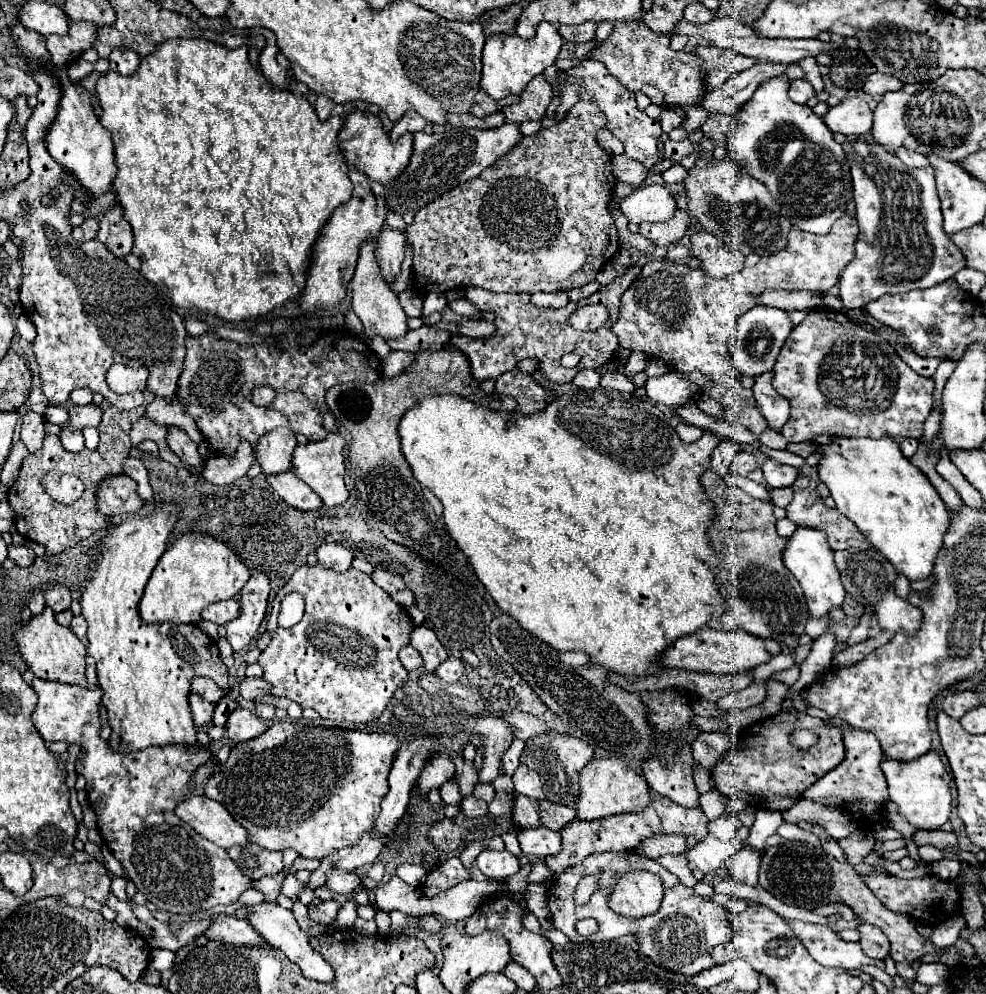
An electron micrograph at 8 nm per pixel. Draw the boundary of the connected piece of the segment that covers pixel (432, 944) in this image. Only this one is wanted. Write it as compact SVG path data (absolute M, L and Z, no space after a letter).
M433 933L433 935L427 935L427 939L425 939L427 949L431 949L437 957L437 963L435 963L435 969L433 969L435 973L437 973L437 967L441 967L441 963L443 963L443 955L441 955L441 949L439 949L441 939L443 939L443 933Z

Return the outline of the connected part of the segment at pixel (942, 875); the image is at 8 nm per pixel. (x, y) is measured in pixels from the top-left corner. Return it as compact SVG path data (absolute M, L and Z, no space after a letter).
M941 859L931 867L933 867L933 875L943 881L953 881L961 871L961 863L957 859Z

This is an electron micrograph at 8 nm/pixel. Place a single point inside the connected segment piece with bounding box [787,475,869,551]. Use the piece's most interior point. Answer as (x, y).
(807, 508)

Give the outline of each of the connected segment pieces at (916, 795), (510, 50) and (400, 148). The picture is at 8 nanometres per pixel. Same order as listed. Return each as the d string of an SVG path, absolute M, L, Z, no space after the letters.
M929 751L919 759L913 759L909 763L885 759L881 761L881 769L889 783L889 797L893 803L897 803L897 811L917 829L939 829L951 813L951 793L949 793L949 773L945 771L945 765L941 763L939 755Z
M541 21L537 27L537 35L533 39L521 39L517 35L495 33L485 41L483 47L483 77L481 87L493 99L503 99L507 95L519 95L525 91L525 85L539 73L543 73L549 65L555 63L561 51L561 35L555 25Z
M353 111L339 131L339 149L349 167L359 169L367 177L373 177L375 181L381 181L381 185L393 185L401 173L405 173L407 163L413 153L413 135L405 133L397 143L389 141L389 135L383 131L381 121L365 111Z

